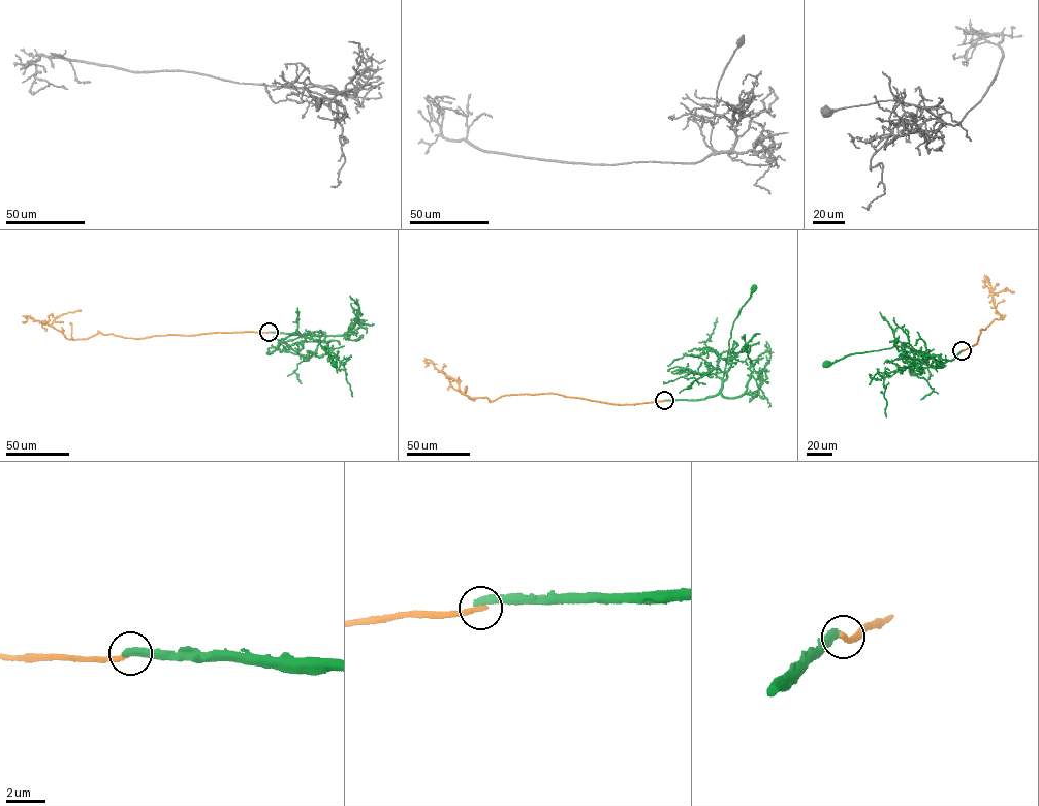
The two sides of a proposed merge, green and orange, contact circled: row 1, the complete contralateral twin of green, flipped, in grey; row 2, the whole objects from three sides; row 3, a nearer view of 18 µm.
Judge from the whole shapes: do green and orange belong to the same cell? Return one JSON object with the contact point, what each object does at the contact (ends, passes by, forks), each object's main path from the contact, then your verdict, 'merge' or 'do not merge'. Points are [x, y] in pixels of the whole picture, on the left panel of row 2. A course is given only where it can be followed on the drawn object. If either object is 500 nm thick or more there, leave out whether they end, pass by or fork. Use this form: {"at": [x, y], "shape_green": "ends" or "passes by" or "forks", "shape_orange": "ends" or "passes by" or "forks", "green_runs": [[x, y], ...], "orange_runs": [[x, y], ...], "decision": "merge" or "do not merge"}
{"at": [269, 332], "shape_green": "ends", "shape_orange": "ends", "green_runs": [[269, 332], [320, 336], [320, 330], [319, 344], [333, 364]], "orange_runs": [[269, 332], [170, 334], [139, 338], [99, 333], [87, 338], [68, 339], [61, 332], [28, 316], [24, 321]], "decision": "do not merge"}

